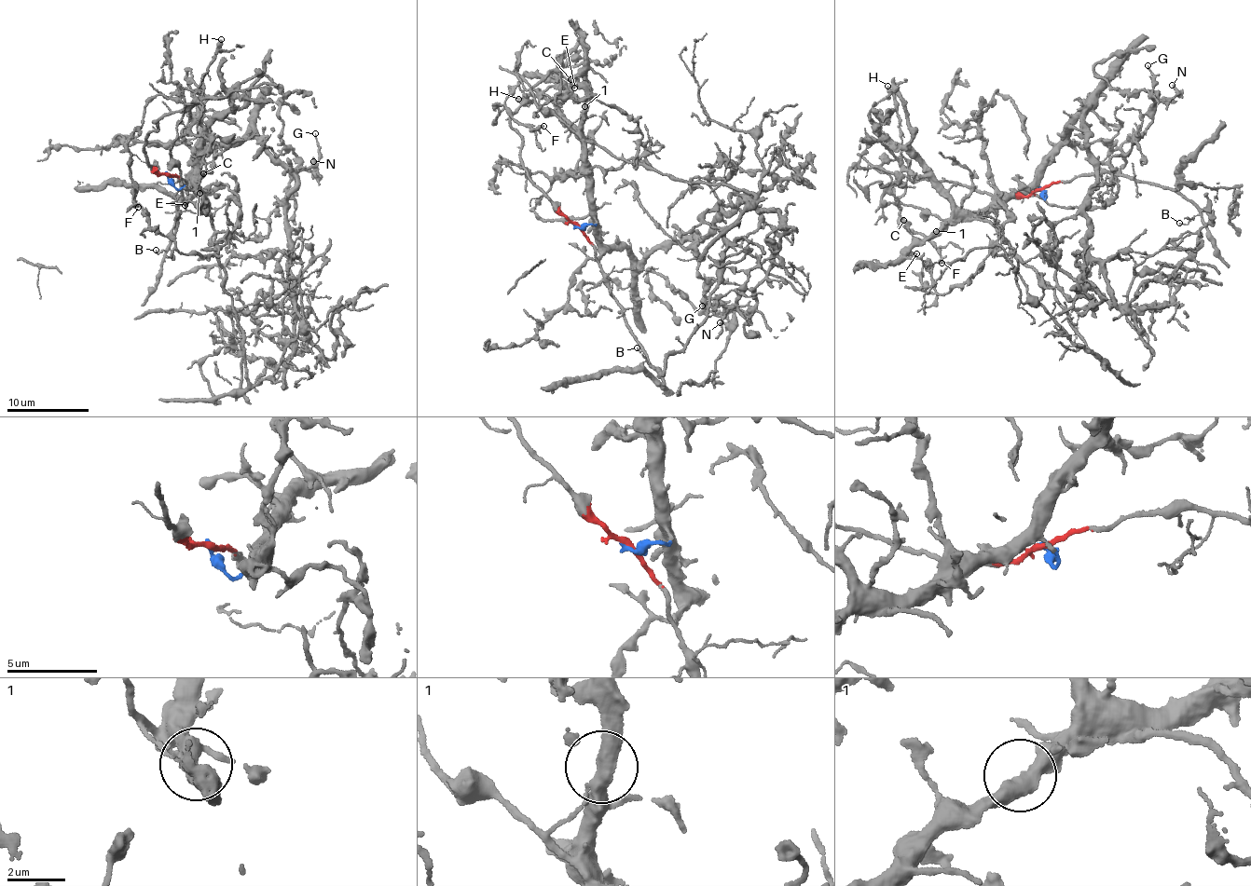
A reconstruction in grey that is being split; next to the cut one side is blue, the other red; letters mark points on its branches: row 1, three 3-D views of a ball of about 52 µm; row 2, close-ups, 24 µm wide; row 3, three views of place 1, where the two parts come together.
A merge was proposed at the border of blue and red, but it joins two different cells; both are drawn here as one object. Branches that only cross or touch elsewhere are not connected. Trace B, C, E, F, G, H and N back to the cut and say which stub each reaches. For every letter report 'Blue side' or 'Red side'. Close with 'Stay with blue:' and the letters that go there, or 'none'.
B: Red side
C: Blue side
E: Blue side
F: Blue side
G: Blue side
H: Red side
N: Blue side
Stay with blue: C, E, F, G, N

